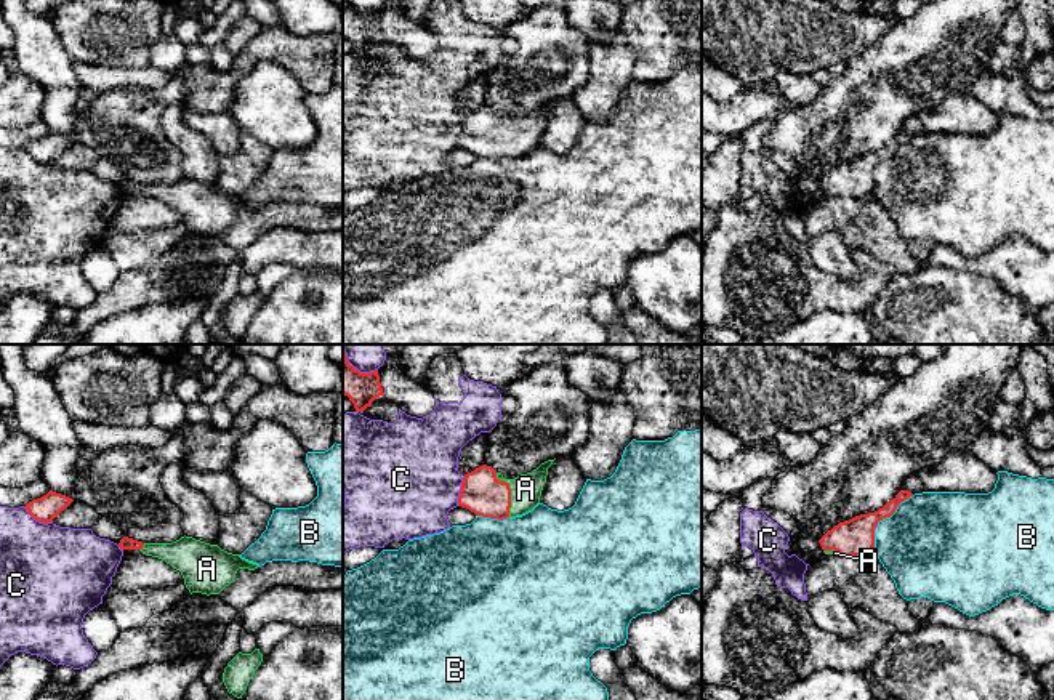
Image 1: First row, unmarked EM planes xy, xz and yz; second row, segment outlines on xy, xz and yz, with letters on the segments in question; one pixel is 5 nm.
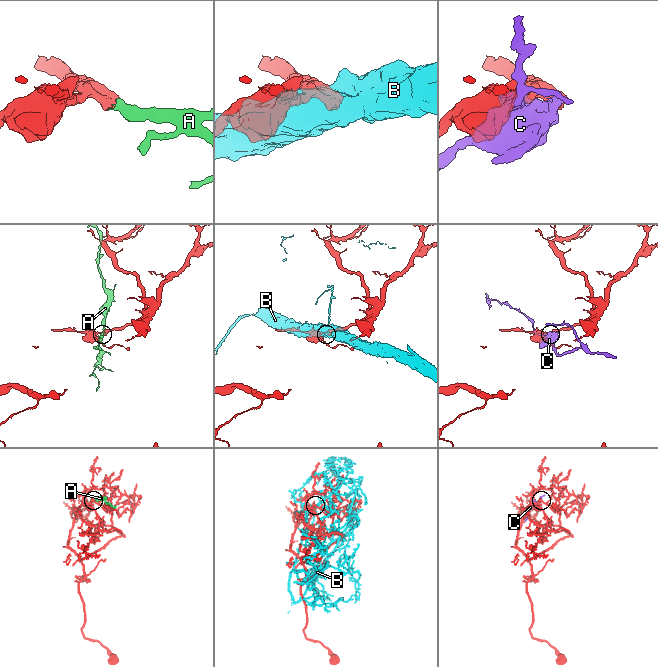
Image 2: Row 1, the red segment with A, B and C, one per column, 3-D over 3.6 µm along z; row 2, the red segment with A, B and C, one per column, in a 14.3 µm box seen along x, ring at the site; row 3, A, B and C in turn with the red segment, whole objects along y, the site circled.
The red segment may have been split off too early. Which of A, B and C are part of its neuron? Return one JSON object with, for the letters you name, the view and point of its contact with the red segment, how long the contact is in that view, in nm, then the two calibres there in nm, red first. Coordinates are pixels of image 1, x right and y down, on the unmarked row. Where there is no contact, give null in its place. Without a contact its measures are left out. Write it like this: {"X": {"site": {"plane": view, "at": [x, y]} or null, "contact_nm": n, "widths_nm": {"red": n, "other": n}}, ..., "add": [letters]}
{"A": {"site": {"plane": "xz", "at": [510, 133]}, "contact_nm": 240, "widths_nm": {"red": 220, "other": 160}}, "add": ["A"]}

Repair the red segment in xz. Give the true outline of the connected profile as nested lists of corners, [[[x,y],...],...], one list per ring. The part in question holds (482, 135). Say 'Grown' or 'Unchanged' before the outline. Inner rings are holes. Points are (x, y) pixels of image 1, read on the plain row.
Grown. [[[548,101],[532,114],[514,120],[505,120],[492,107],[482,106],[465,115],[458,147],[476,157],[498,162],[522,157],[540,144],[548,109],[553,103]]]

